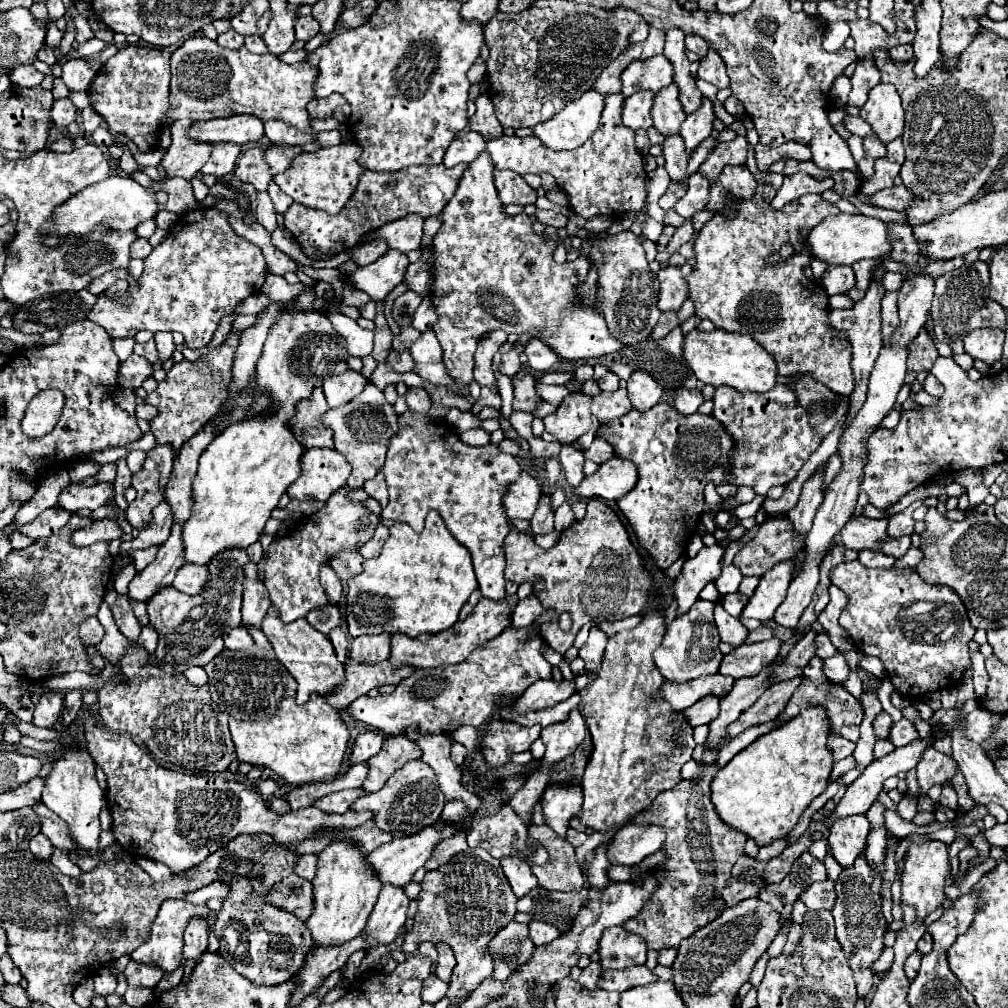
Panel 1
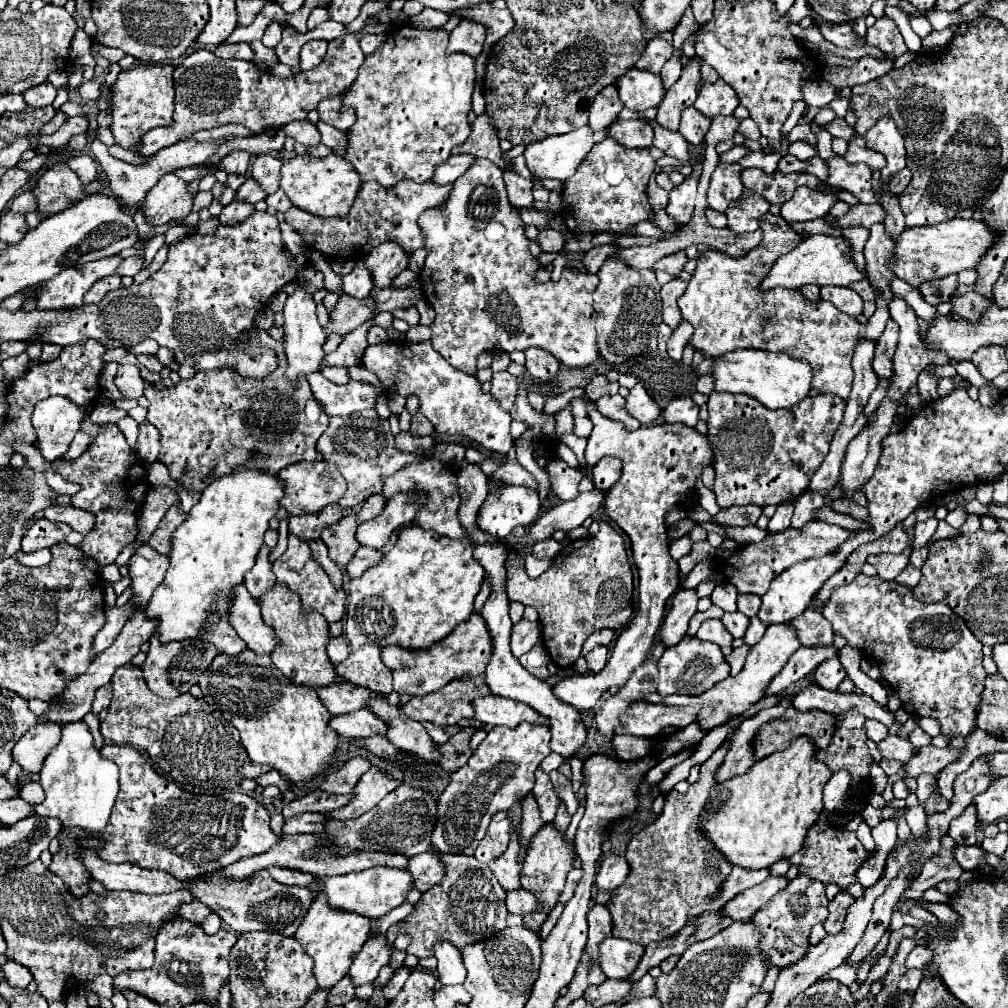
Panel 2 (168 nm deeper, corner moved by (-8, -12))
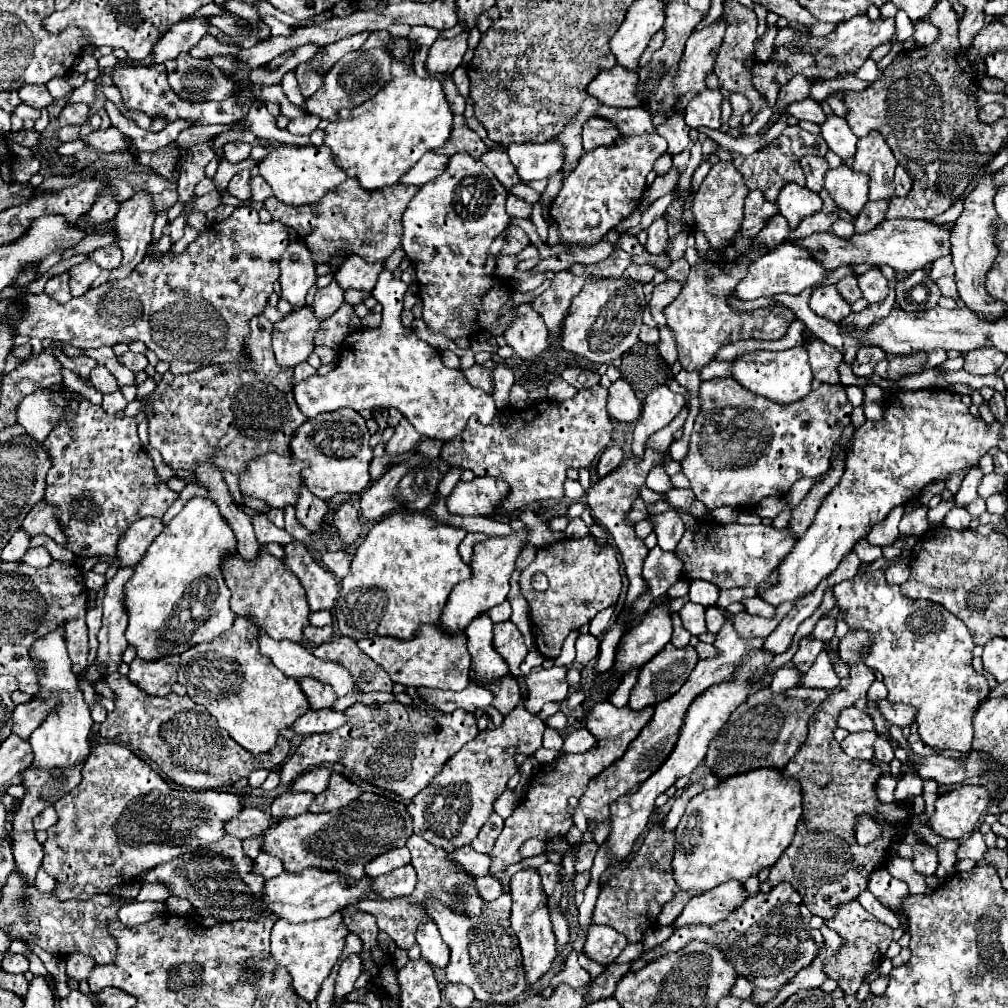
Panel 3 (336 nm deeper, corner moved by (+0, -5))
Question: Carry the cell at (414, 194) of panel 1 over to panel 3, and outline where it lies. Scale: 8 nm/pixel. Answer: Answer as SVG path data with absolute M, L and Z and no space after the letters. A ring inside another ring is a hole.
M349 177L333 195L325 195L321 203L305 207L289 207L275 197L265 201L265 209L287 227L293 227L301 241L313 251L317 263L327 263L333 257L361 255L369 261L385 261L395 249L401 247L401 215L409 205L409 199L419 191L417 185L395 183L381 191L363 189L357 179Z

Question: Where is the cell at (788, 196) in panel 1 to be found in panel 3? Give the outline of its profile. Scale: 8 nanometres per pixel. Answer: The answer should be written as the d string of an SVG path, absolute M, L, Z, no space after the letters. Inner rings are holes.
M787 183L777 199L779 213L789 221L789 225L797 225L803 217L813 215L821 209L821 197L815 191L809 191L807 187L799 187L795 183Z

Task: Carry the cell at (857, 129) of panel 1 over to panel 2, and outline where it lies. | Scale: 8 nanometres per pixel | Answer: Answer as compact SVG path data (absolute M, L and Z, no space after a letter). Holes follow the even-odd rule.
M835 118L835 120L831 120L831 122L825 126L825 130L827 130L831 136L835 136L835 138L843 138L843 140L851 140L853 134L855 134L855 130L853 130L851 126L847 126L843 118Z

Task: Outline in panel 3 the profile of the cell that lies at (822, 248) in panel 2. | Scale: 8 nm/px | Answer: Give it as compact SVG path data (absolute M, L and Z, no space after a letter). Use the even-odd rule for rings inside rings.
M781 243L773 251L761 255L757 261L751 263L747 277L741 279L741 283L735 287L735 295L739 299L759 299L779 293L797 295L803 289L825 281L831 273L833 271L827 269L819 259L813 259L813 253L807 247L799 247L797 243Z

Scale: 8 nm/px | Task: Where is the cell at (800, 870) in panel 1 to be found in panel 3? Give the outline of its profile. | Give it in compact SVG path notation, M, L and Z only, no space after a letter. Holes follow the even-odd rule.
M779 883L769 893L757 893L745 899L745 903L733 909L723 921L713 925L685 925L661 943L655 951L643 953L645 961L655 961L669 951L679 951L691 939L701 939L723 949L725 957L737 967L737 975L743 975L755 983L755 989L777 989L791 981L801 969L805 969L817 955L817 945L811 939L811 911L803 903L803 897L791 883Z

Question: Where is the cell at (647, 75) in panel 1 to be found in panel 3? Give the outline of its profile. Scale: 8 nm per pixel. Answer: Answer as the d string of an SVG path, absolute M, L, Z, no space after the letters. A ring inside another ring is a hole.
M615 65L613 69L601 71L589 83L589 93L605 105L639 107L641 99L637 95L637 79L637 71L625 71L625 67Z

